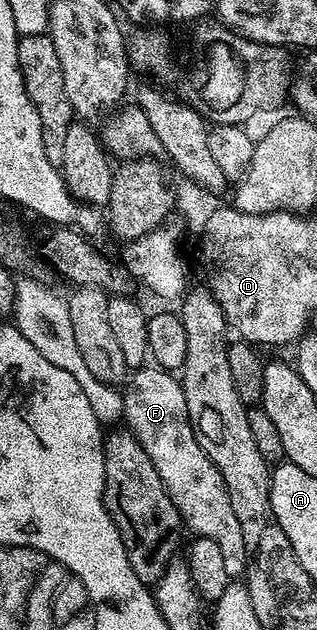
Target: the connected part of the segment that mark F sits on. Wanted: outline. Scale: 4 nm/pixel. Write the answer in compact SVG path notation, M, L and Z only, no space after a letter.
M144 364L131 371L122 395L123 421L138 444L146 448L146 456L150 456L158 476L162 476L162 484L170 500L180 510L183 525L187 529L189 526L196 538L214 540L214 544L218 544L222 551L229 579L239 579L248 568L246 539L234 516L230 492L226 492L226 484L218 468L214 468L210 456L202 452L196 433L192 431L181 379L171 370L164 370L155 364Z

